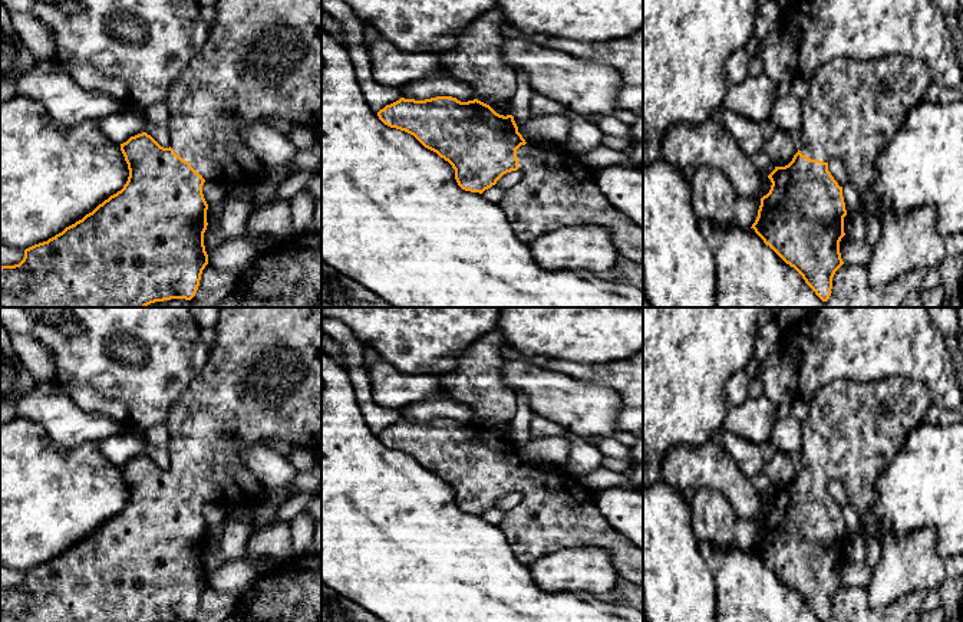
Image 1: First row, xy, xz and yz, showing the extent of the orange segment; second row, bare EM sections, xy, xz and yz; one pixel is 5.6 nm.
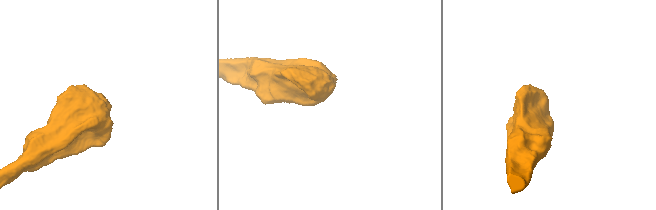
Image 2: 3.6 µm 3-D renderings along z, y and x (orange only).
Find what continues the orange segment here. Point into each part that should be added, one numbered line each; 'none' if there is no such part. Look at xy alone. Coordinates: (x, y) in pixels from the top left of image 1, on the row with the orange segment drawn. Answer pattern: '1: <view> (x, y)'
1: xy (263, 58)

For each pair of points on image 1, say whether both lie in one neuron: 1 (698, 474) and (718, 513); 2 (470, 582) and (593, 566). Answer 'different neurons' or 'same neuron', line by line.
1: different neurons
2: different neurons

